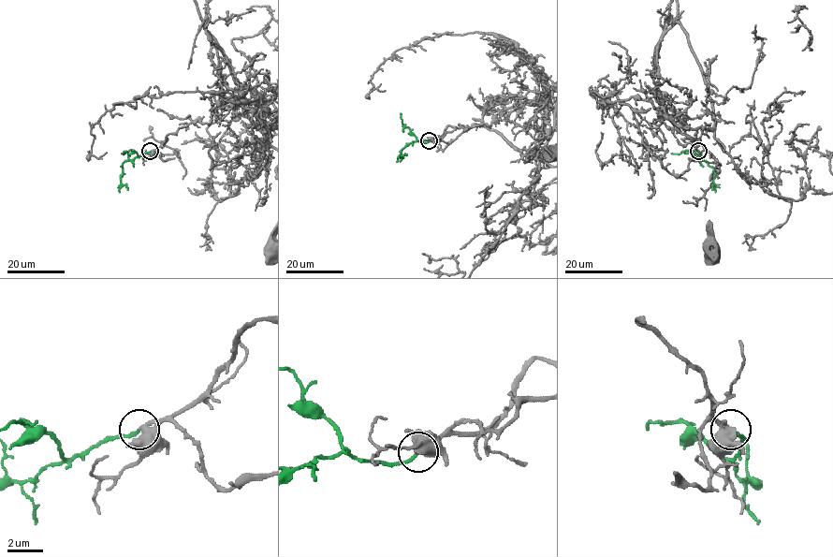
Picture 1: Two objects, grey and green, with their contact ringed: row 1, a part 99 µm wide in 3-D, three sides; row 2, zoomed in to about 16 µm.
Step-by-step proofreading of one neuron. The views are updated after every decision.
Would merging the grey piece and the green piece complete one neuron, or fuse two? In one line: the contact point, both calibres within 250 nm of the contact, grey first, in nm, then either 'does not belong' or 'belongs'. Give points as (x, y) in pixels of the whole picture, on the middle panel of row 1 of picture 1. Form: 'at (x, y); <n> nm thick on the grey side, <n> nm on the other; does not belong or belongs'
at (429, 140); 440 nm thick on the grey side, 180 nm on the other; belongs

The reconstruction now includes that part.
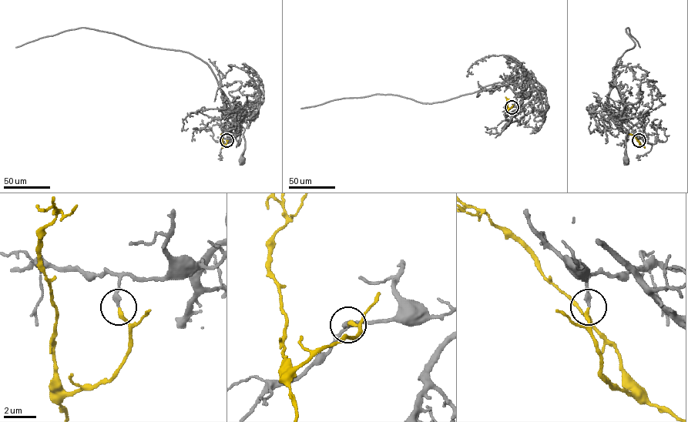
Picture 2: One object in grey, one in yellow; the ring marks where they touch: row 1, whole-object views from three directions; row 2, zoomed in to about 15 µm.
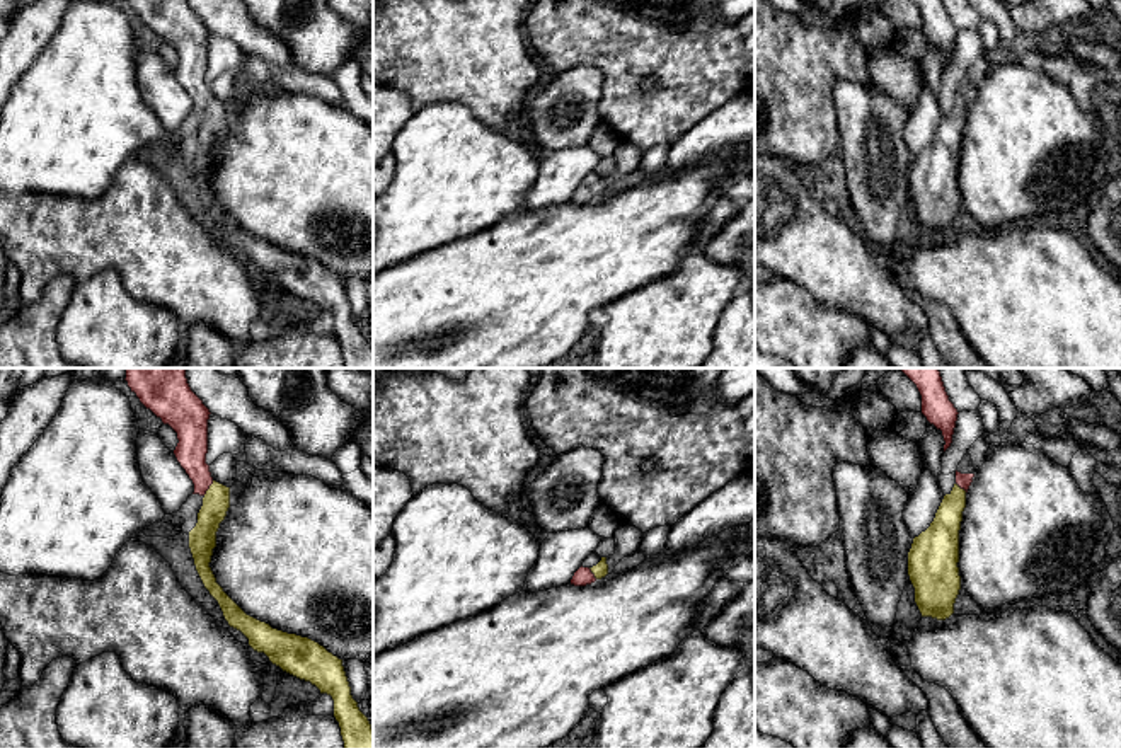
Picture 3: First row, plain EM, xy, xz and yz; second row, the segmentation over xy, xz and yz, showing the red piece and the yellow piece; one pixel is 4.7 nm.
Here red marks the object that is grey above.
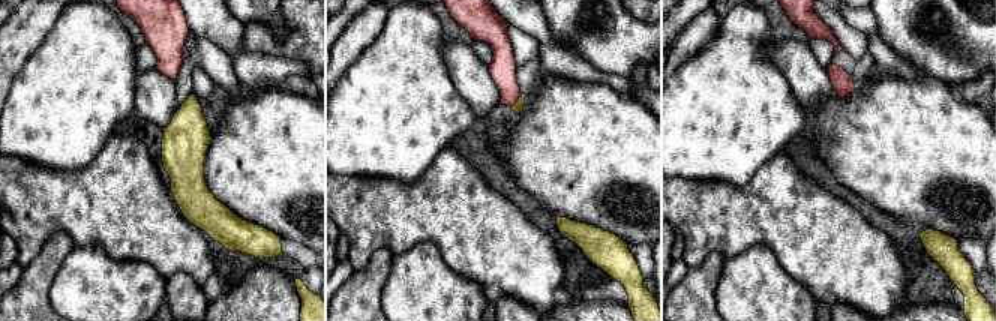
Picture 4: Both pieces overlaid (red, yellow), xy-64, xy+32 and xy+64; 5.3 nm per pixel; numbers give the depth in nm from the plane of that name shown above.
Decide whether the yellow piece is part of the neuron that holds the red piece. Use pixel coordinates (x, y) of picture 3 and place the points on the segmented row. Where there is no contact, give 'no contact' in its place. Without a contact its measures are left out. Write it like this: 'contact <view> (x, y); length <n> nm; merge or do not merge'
contact xy (208, 488); length 90 nm; merge

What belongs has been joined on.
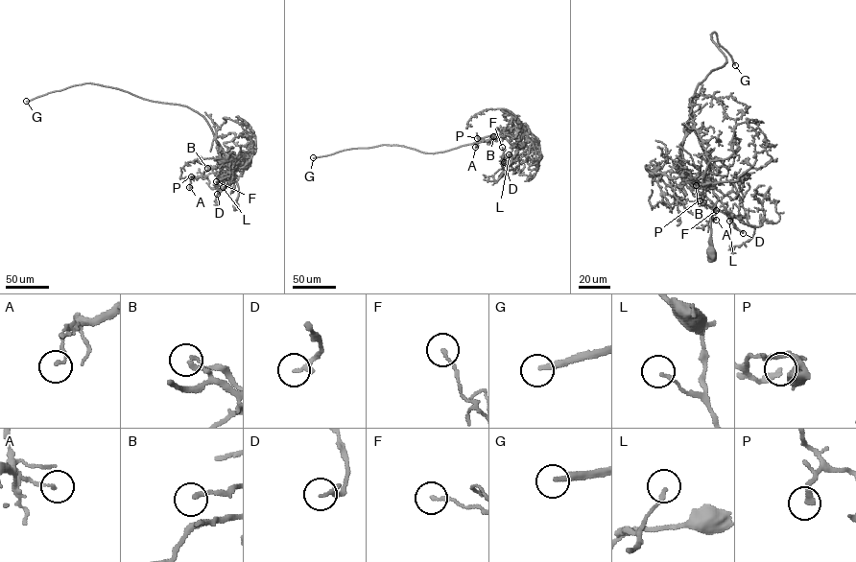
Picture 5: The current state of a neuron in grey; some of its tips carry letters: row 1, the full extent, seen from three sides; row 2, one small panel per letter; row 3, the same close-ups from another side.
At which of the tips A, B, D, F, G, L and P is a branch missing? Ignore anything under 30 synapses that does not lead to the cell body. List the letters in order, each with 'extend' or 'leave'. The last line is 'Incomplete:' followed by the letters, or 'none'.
A: leave
B: extend
D: leave
F: leave
G: extend
L: leave
P: leave
Incomplete: B, G

